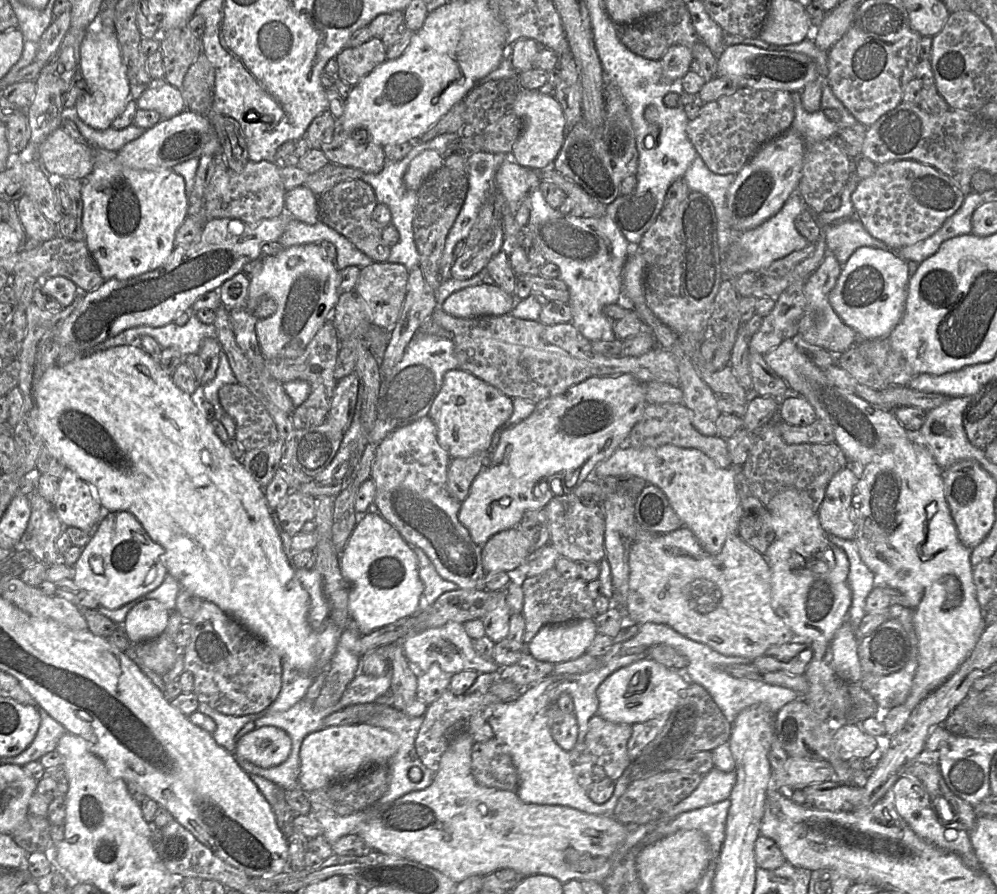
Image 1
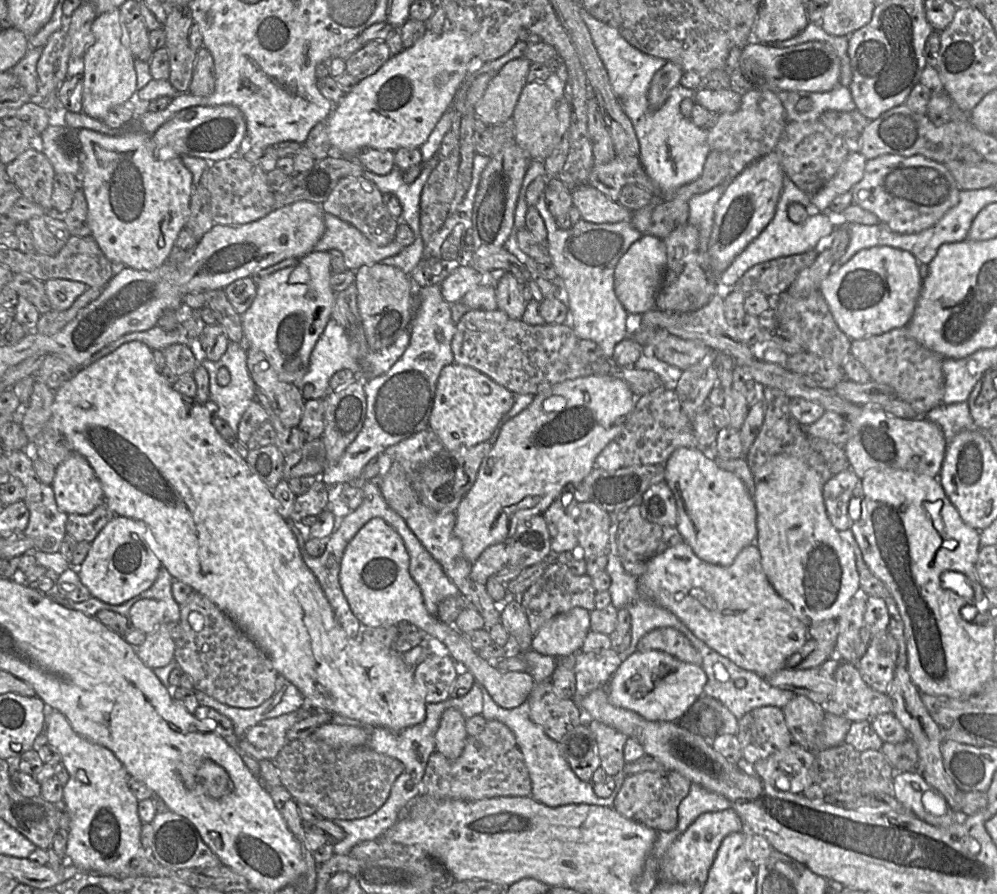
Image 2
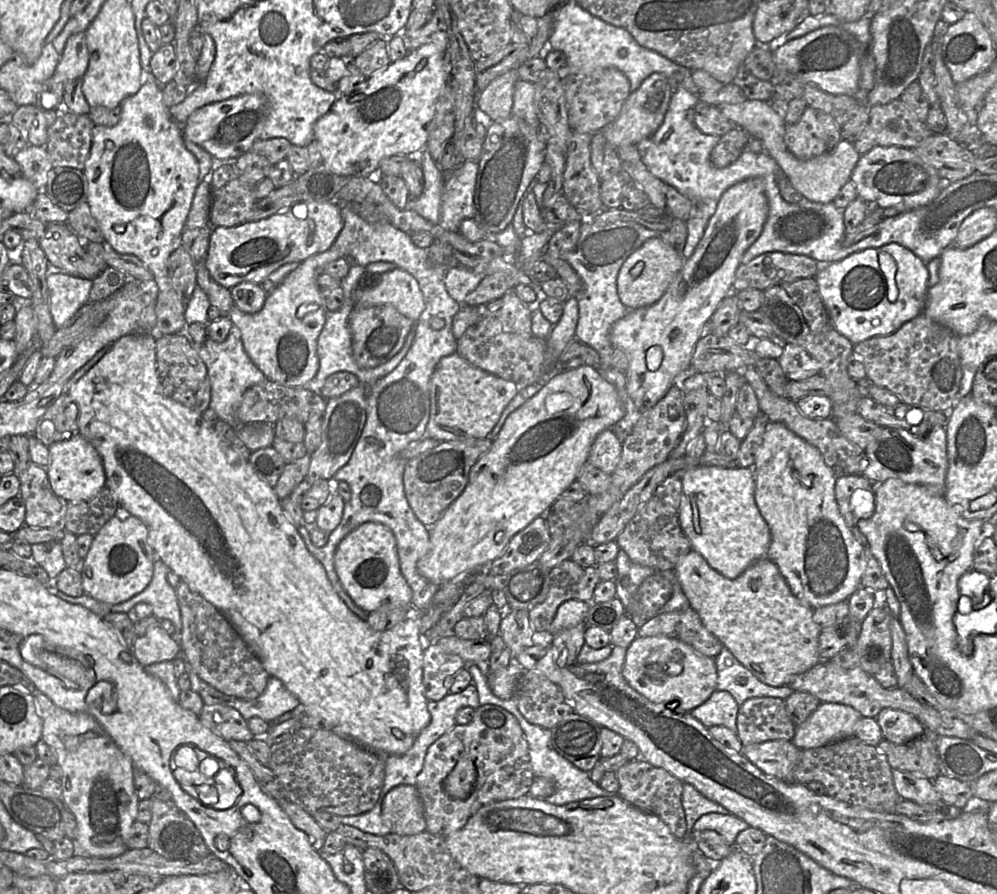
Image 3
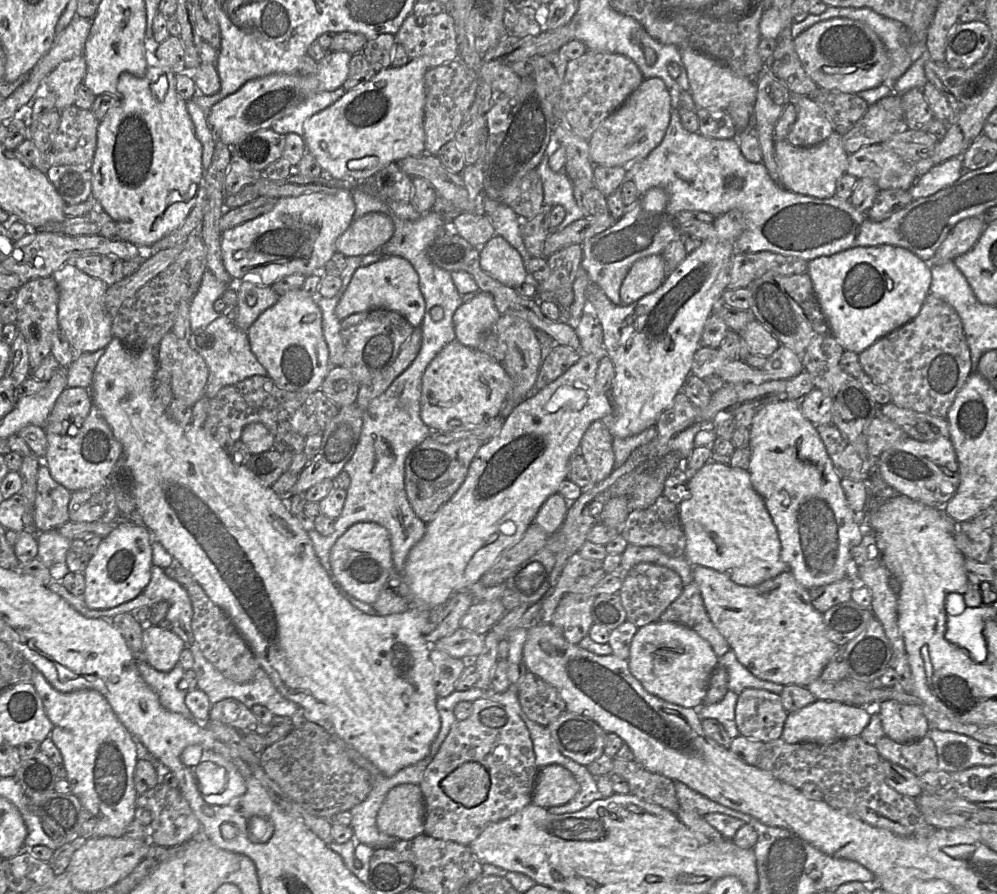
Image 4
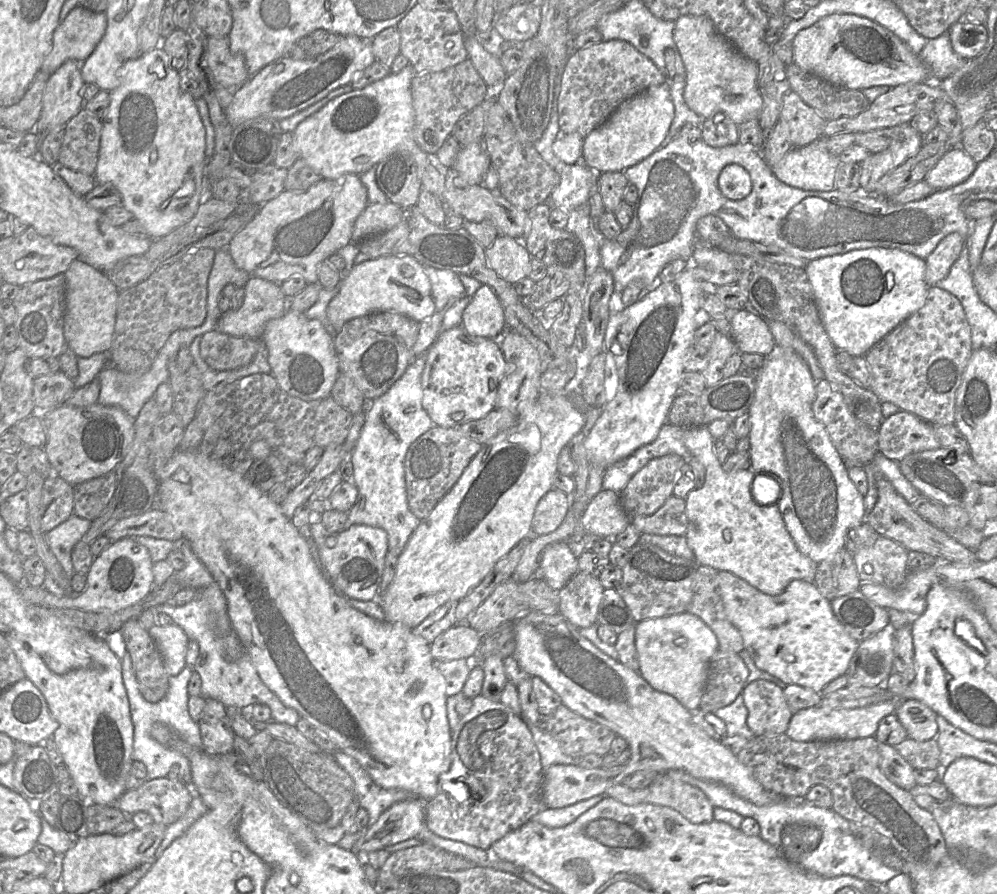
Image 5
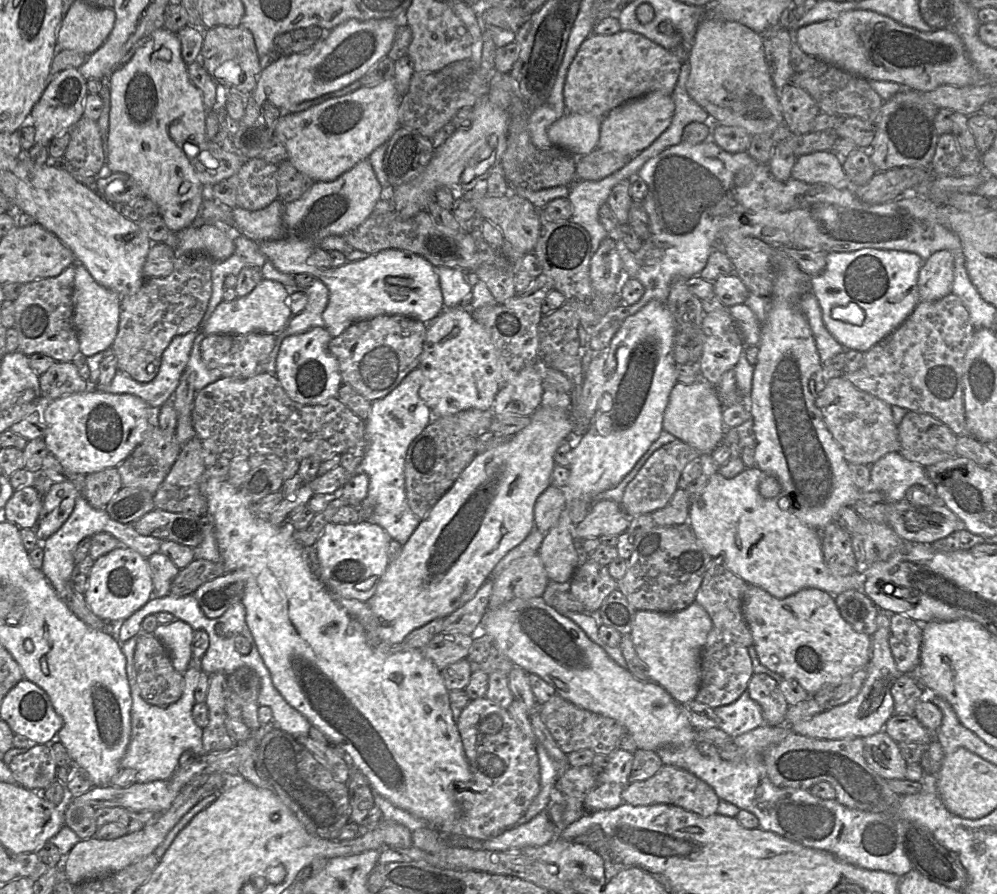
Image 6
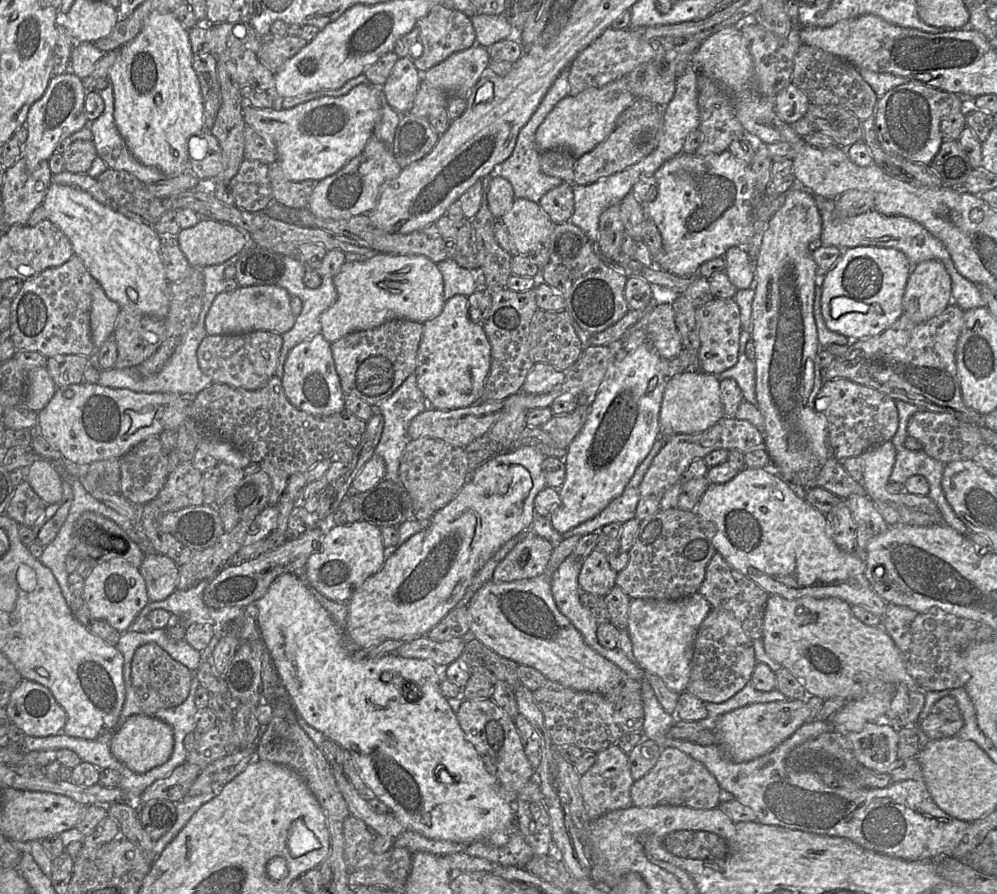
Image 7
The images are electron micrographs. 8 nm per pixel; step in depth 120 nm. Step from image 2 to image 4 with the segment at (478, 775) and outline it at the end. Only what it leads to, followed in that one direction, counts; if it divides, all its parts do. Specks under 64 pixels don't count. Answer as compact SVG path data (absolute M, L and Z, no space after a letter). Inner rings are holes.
M487 698L475 700L472 707L472 714L467 719L452 725L419 784L425 804L424 834L463 846L469 846L491 824L532 803L539 771L530 733L512 709ZM465 762L480 763L490 777L486 800L472 808L454 802L441 788L442 780Z

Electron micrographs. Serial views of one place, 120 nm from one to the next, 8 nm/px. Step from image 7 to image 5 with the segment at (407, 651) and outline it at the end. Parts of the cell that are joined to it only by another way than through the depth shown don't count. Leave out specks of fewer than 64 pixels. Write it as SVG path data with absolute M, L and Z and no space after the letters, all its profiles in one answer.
M456 624L441 633L430 645L435 661L468 658L474 654L479 643L479 633L467 624Z

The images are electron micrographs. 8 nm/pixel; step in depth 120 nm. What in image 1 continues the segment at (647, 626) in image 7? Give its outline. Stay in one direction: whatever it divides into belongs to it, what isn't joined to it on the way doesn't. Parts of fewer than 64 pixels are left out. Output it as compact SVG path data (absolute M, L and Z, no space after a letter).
M650 658L624 666L609 675L597 688L597 714L615 723L636 724L669 713L677 706L690 680L683 672Z

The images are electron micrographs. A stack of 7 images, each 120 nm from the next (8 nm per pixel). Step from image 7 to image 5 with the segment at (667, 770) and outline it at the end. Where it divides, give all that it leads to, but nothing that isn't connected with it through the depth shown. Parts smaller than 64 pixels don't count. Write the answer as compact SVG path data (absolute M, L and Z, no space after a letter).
M660 773L647 787L633 790L622 784L607 789L606 796L628 806L642 803L670 807L694 824L710 823L714 807L699 788Z

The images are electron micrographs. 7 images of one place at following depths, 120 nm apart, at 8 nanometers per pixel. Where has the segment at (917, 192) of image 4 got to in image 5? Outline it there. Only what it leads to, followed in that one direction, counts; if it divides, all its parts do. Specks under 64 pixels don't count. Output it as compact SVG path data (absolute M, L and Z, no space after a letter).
M955 147L939 160L924 181L935 190L945 190L966 181L976 167L977 163L964 149Z

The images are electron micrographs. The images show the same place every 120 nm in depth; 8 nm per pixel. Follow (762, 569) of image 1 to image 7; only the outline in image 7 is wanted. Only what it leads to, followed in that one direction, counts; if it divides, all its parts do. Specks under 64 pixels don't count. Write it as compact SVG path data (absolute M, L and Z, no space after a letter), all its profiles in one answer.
M769 595L766 603L762 640L767 655L786 668L792 675L802 681L804 688L809 696L816 696L827 700L829 698L841 697L845 700L854 700L863 697L868 690L868 684L874 679L880 679L884 682L894 683L896 685L905 683L912 689L919 687L914 679L909 675L906 668L906 654L901 652L890 635L880 625L868 626L857 619L851 611L851 605L846 601L837 597L816 598L812 596L804 596L795 600L788 600L780 595Z

